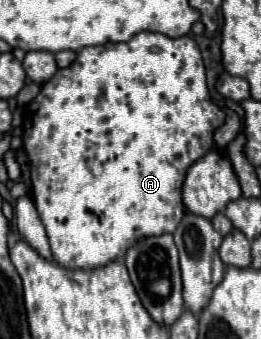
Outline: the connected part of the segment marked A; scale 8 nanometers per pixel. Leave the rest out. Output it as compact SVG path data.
M142 31L142 33L136 33L126 43L106 43L100 47L80 49L76 61L66 69L58 69L56 75L42 85L38 97L28 105L28 115L24 121L24 135L22 135L24 151L32 167L30 179L32 179L34 205L46 227L54 261L68 269L94 269L126 255L126 249L140 237L174 233L176 225L186 213L182 205L182 185L186 179L186 171L214 147L214 131L224 123L224 117L226 117L224 111L220 111L210 99L200 49L196 41L188 35L170 39L162 33Z

